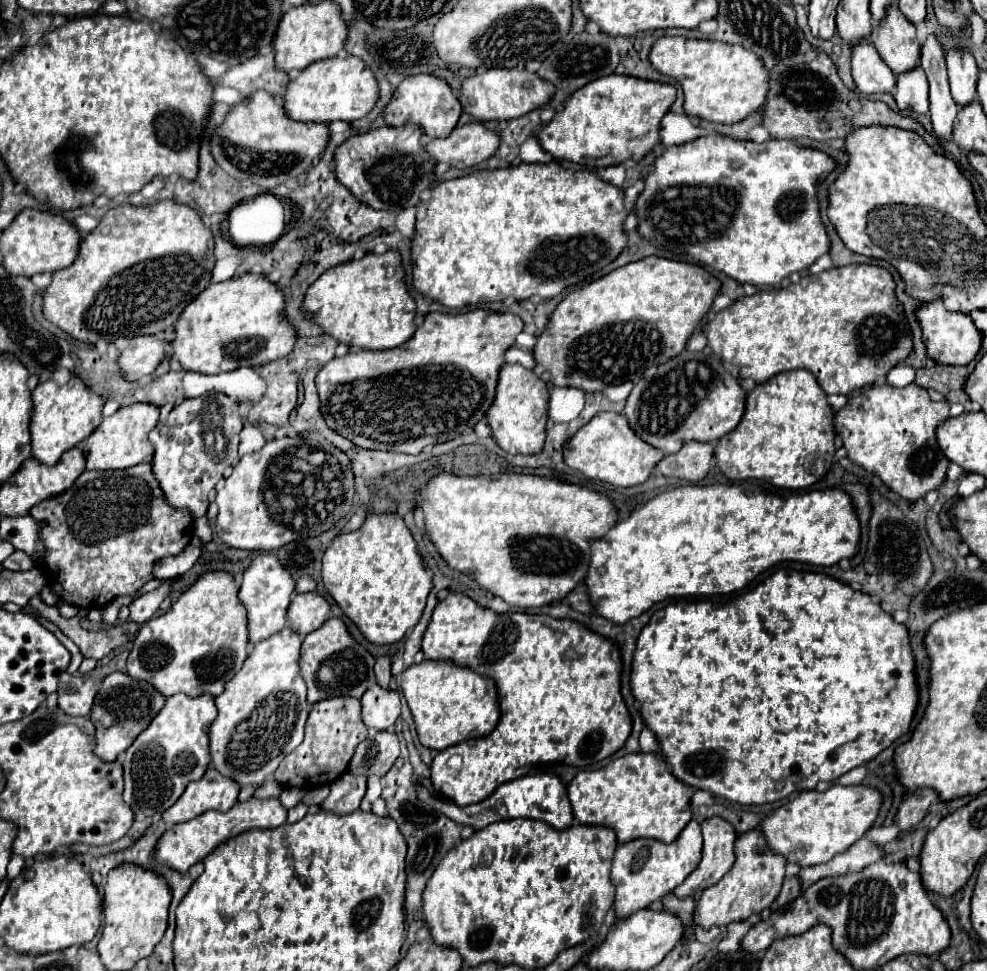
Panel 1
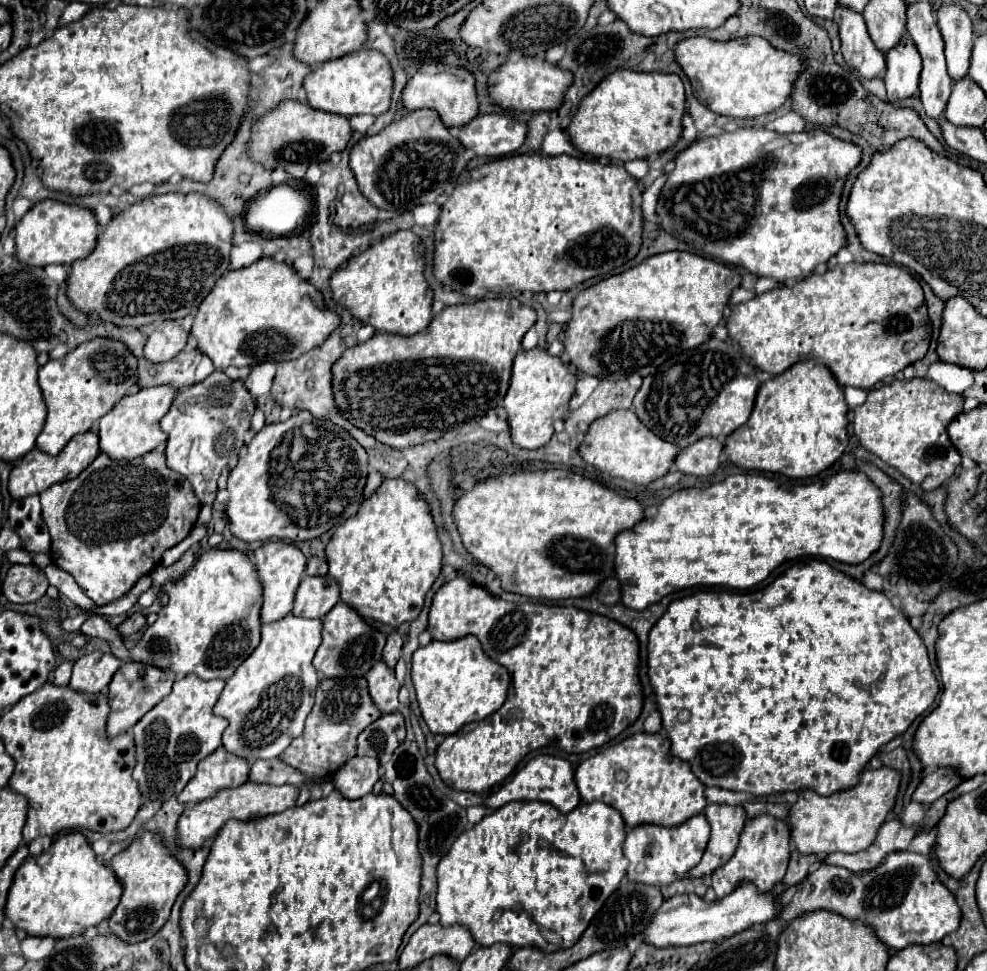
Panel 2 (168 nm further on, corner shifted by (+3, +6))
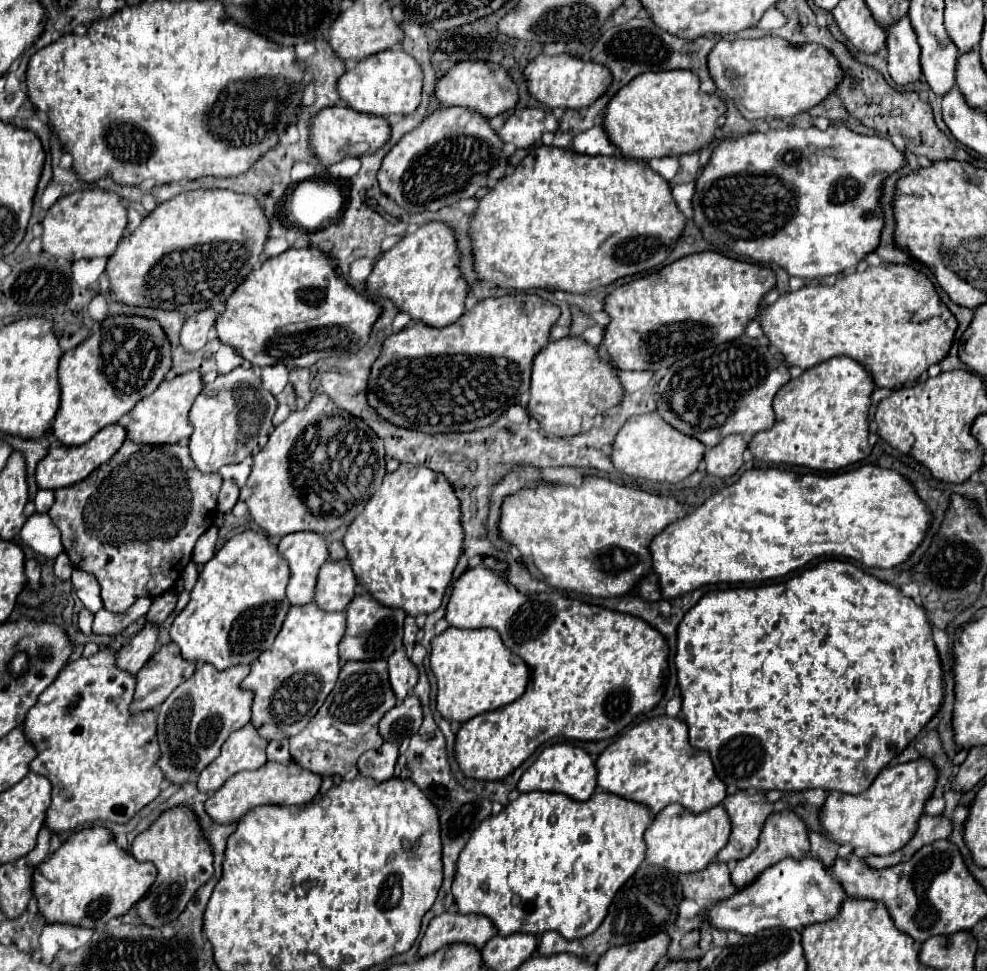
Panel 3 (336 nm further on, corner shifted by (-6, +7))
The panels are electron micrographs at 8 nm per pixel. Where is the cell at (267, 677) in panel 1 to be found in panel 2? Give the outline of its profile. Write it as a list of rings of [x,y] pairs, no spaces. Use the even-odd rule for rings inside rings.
[[[286,615],[276,623],[268,623],[262,627],[260,645],[254,653],[236,669],[236,673],[226,681],[226,687],[214,705],[214,715],[220,715],[228,721],[228,727],[222,735],[222,745],[232,755],[240,755],[248,761],[248,765],[258,759],[276,759],[292,739],[300,737],[304,731],[306,715],[314,705],[314,693],[318,687],[318,675],[312,667],[312,657],[322,643],[320,637],[322,621],[318,619],[302,619],[294,615]]]

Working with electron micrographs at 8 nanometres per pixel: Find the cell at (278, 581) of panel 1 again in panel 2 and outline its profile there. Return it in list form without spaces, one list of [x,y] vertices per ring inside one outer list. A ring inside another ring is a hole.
[[[270,541],[264,543],[254,551],[254,565],[262,583],[262,593],[264,593],[264,603],[260,609],[260,621],[262,623],[274,623],[286,617],[292,611],[294,603],[294,593],[298,589],[298,583],[304,575],[306,567],[306,557],[302,555],[300,549],[296,549],[292,543],[282,543],[282,541]]]

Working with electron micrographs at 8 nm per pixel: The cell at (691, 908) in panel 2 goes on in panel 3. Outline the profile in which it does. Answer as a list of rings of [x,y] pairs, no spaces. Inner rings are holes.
[[[783,858],[767,868],[755,882],[741,892],[715,904],[709,914],[709,922],[719,930],[735,930],[741,934],[755,934],[765,928],[805,928],[815,922],[831,920],[839,914],[843,900],[847,898],[843,886],[833,878],[831,870],[817,858]]]

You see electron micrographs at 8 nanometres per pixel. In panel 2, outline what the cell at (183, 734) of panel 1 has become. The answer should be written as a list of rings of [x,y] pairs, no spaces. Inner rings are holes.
[[[188,675],[174,681],[172,693],[150,709],[134,727],[132,737],[136,745],[134,781],[142,793],[142,801],[162,801],[178,795],[194,777],[196,765],[220,747],[222,731],[228,727],[226,719],[212,715],[212,707],[224,689],[224,681],[202,681]]]

